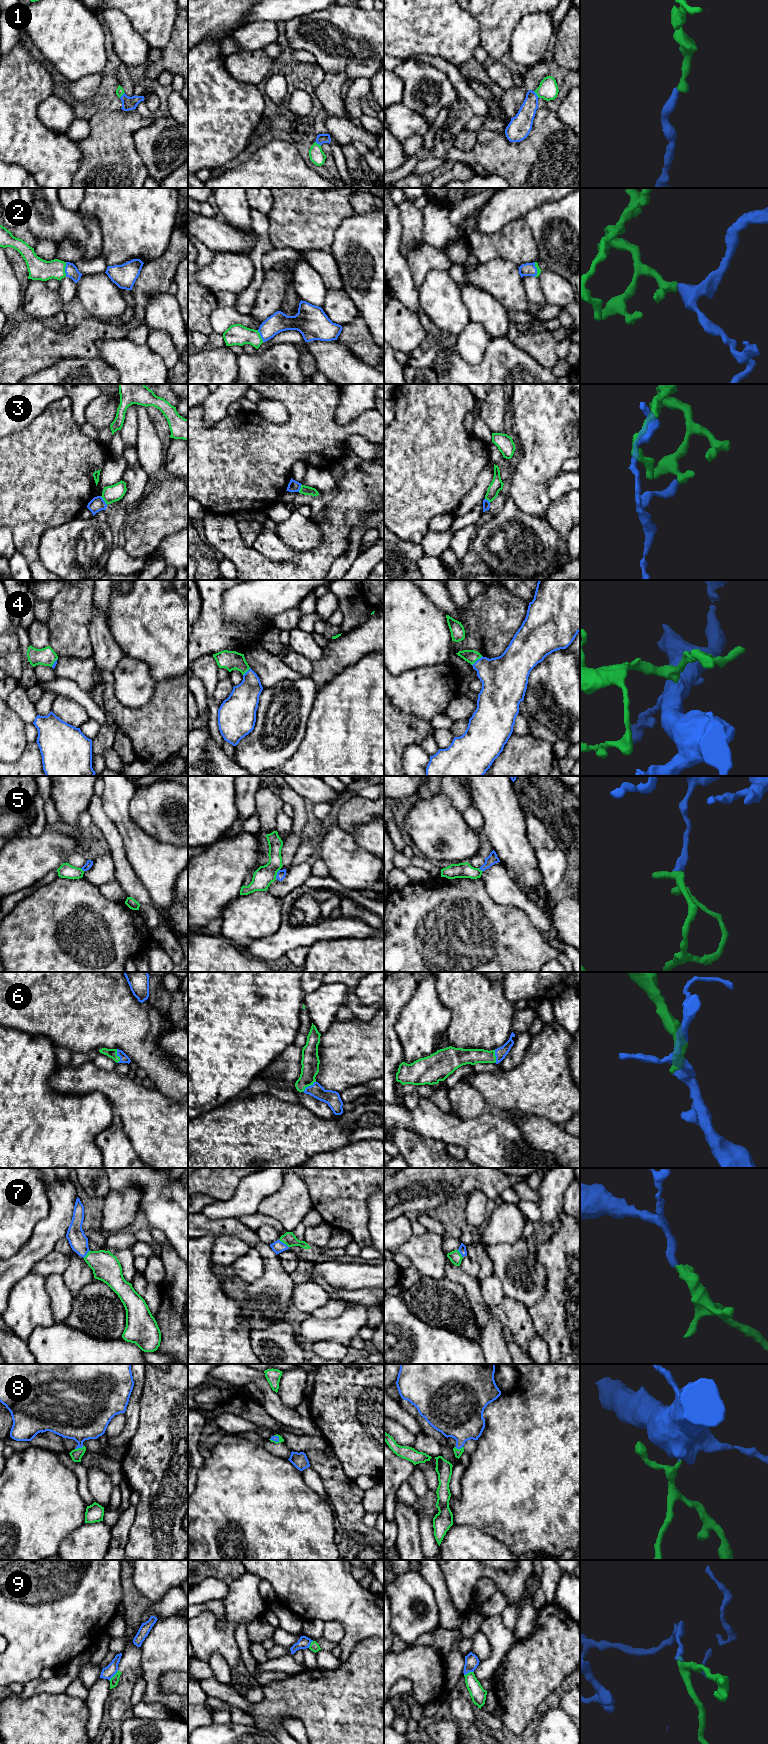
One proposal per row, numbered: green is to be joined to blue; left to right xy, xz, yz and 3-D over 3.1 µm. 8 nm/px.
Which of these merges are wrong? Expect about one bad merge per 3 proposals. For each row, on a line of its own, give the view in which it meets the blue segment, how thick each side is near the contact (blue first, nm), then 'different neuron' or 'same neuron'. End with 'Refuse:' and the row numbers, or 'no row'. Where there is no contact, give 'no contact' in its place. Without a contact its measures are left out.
1: yz | 160/160 nm | same neuron
2: xy | 100/170 nm | same neuron
3: xy | 120/140 nm | different neuron
4: yz | 340/110 nm | same neuron
5: xz | 70/160 nm | different neuron
6: xy | 70/80 nm | same neuron
7: xz | 90/100 nm | same neuron
8: xy | 380/90 nm | same neuron
9: xy | 100/70 nm | different neuron
Refuse: 3, 5, 9

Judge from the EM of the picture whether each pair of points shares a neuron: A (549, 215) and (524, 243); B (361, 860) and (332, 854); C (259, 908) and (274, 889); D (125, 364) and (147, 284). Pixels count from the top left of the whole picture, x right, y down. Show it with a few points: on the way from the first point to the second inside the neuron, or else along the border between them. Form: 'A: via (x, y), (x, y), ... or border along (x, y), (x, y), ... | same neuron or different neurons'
A: border along (523, 217), (537, 248), (538, 257) | different neurons
B: via (354, 860), (346, 860), (339, 854) | same neuron
C: border along (266, 890), (281, 899) | different neurons
D: border along (126, 338), (102, 339) | different neurons

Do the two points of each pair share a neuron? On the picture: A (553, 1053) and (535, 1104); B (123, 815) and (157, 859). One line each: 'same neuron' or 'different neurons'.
A: same neuron
B: same neuron

